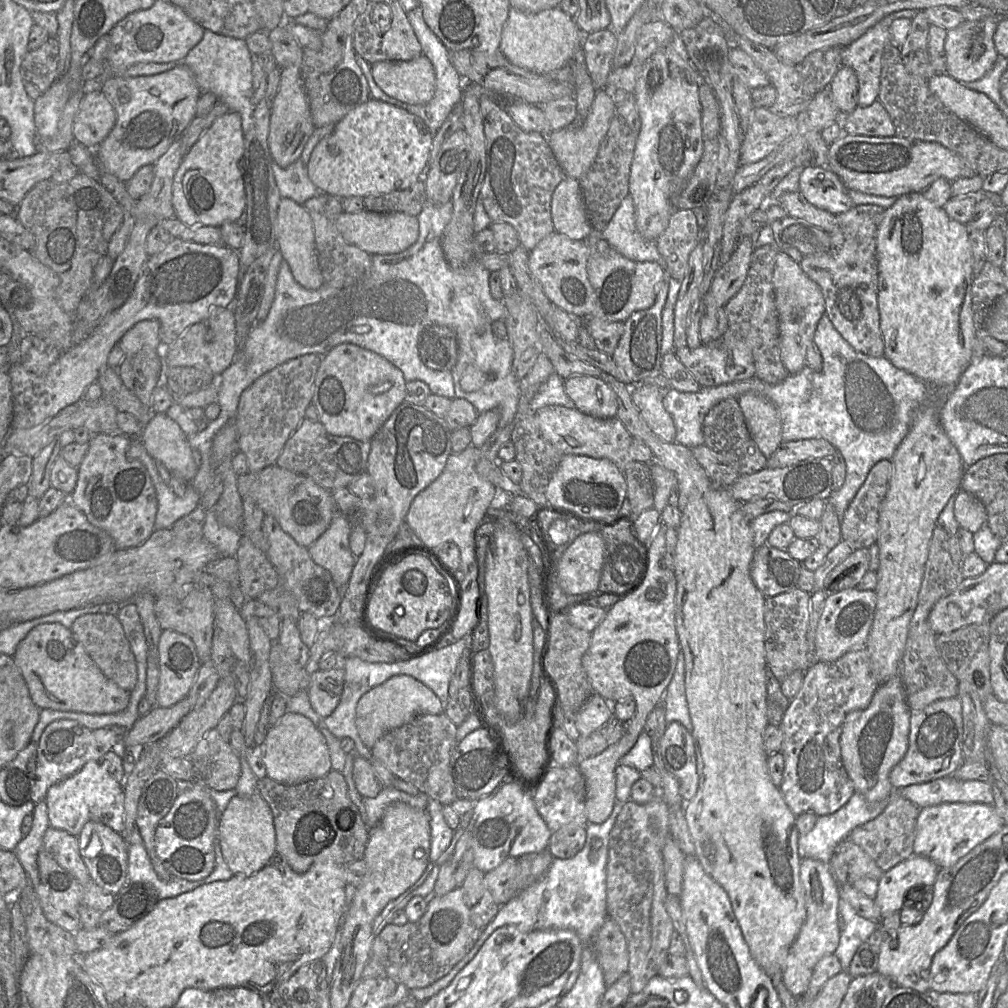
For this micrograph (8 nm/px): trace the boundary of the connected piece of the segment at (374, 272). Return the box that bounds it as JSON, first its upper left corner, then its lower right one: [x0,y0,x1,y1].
[165,200,520,482]

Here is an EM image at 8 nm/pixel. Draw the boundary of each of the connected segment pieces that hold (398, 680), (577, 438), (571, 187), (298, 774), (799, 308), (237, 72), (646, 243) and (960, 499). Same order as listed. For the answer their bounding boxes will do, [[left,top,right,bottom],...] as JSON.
[[355,675,443,749],[534,406,634,472],[551,177,593,240],[262,711,331,785],[773,251,825,374],[182,29,256,135],[602,194,665,270],[954,490,987,533]]

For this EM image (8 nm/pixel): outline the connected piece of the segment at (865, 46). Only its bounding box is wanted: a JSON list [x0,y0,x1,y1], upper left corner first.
[841,16,892,107]

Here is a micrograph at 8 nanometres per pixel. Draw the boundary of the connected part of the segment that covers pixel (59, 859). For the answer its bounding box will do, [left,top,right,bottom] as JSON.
[43,826,92,884]

